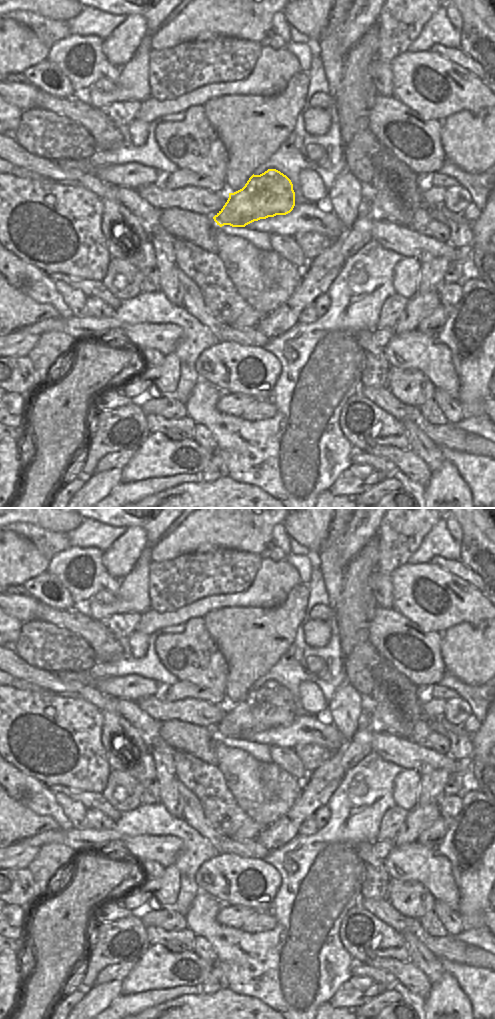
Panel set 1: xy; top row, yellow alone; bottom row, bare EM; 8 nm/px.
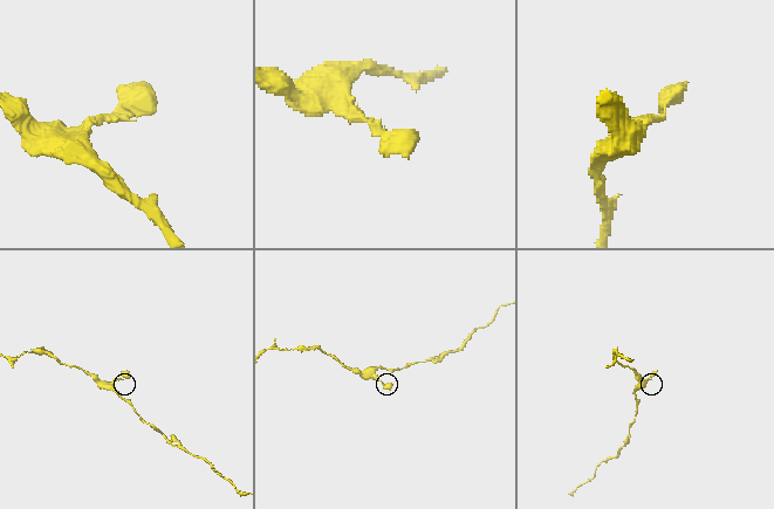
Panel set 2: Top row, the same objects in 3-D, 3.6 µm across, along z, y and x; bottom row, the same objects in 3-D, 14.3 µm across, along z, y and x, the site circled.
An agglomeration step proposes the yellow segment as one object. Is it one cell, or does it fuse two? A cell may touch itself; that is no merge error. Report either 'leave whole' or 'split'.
leave whole

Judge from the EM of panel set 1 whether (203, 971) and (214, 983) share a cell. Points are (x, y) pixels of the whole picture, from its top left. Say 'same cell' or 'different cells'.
different cells

